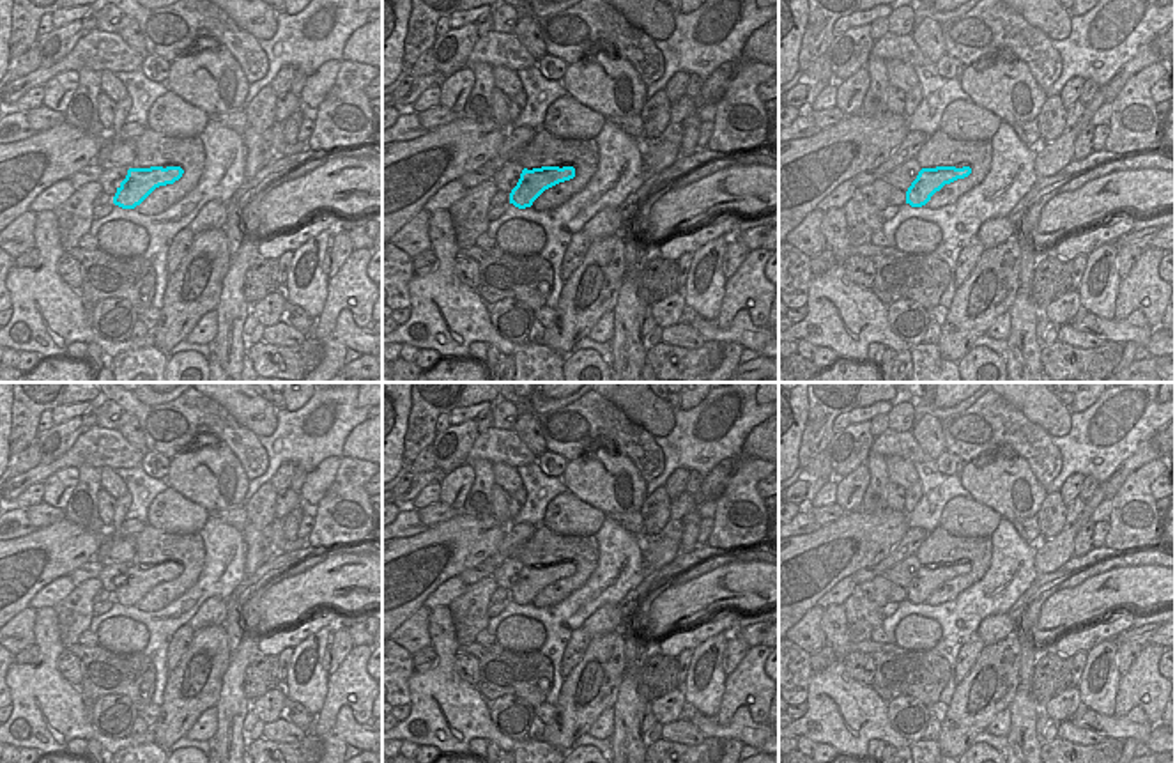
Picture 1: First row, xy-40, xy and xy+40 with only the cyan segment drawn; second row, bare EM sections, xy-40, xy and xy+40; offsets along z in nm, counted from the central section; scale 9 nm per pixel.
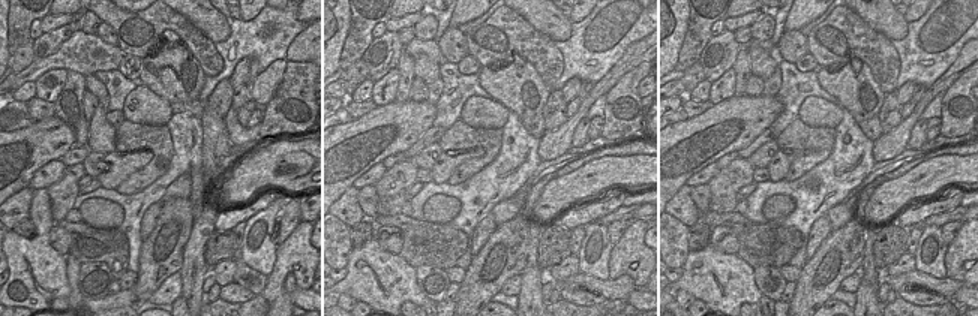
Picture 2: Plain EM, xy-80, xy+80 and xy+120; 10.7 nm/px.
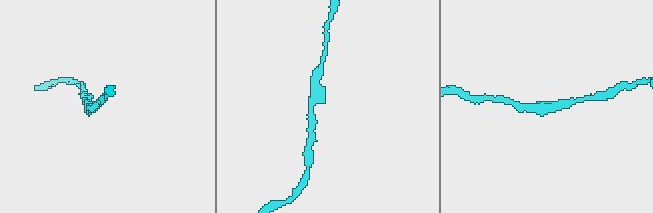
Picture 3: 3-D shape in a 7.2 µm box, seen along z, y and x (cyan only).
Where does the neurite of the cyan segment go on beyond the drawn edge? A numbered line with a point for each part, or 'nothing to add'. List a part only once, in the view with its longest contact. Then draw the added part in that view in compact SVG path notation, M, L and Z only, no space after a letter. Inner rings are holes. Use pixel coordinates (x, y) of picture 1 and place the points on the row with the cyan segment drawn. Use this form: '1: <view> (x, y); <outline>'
nothing to add

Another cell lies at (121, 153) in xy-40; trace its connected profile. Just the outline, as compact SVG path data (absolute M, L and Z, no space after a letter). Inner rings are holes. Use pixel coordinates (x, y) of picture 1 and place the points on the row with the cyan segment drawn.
M124 97L122 101L115 103L115 117L113 126L110 129L110 154L108 165L113 166L126 166L131 168L134 161L134 142L117 140L115 135L126 124L126 117L131 110L131 97Z

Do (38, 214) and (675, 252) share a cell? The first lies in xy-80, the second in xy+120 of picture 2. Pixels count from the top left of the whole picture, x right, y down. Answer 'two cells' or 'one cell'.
two cells

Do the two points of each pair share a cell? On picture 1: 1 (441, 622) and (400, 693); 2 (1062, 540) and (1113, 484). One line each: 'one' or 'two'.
1: two
2: one

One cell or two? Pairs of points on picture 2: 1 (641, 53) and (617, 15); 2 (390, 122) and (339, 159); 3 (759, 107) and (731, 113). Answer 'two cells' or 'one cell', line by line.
1: two cells
2: one cell
3: one cell

